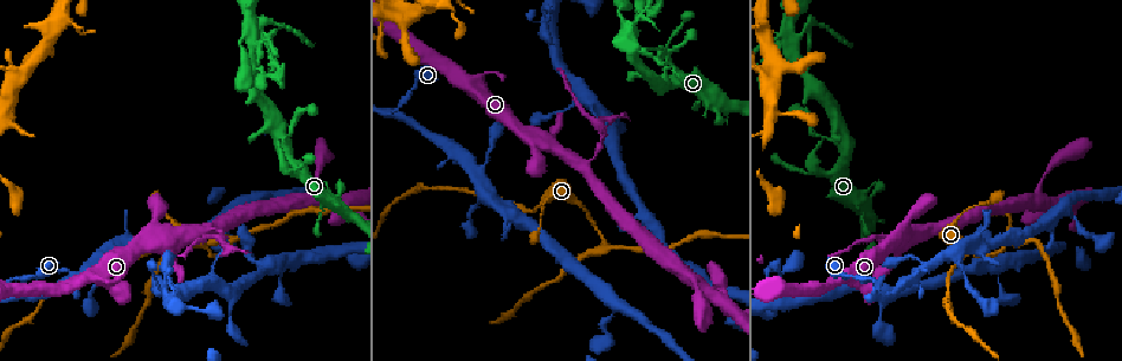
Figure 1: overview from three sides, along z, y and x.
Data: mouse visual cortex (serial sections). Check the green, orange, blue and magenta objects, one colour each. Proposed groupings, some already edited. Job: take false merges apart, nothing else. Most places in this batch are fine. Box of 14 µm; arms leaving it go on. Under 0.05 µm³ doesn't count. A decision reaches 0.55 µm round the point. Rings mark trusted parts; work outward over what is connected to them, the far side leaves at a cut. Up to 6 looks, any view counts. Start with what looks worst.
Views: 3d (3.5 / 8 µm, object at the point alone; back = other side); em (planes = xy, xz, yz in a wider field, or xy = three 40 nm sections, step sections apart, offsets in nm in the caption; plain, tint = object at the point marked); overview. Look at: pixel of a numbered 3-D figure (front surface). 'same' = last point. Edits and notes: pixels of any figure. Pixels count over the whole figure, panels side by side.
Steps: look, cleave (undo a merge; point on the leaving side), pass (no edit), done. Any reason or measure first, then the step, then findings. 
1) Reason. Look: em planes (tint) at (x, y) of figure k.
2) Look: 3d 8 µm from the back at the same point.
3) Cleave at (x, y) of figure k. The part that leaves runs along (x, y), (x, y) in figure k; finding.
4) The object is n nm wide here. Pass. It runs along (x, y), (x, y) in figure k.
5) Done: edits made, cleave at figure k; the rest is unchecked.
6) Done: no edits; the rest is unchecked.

Sharp bend. Look: 3d 8 µm at (266, 75) of figure 1.

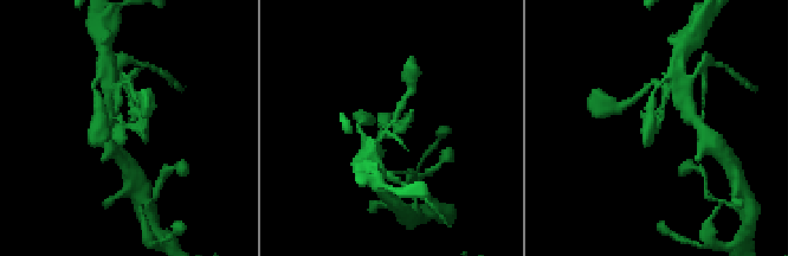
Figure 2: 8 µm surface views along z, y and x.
Shape alone is not enough. Look: em planes (tint) at (394, 123) of figure 2.

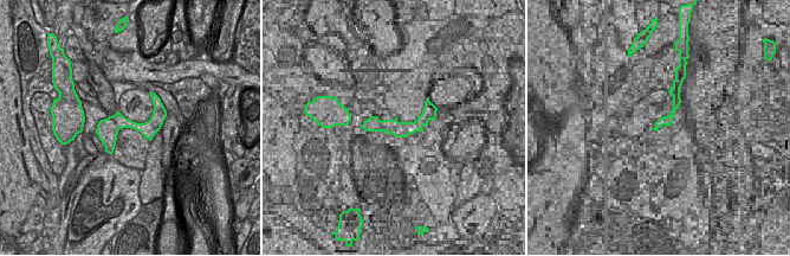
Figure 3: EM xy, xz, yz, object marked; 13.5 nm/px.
Pass. All the same cell.

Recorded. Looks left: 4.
Arms part here. Look: 3d 3.5 µm at (608, 248) of figure 1.

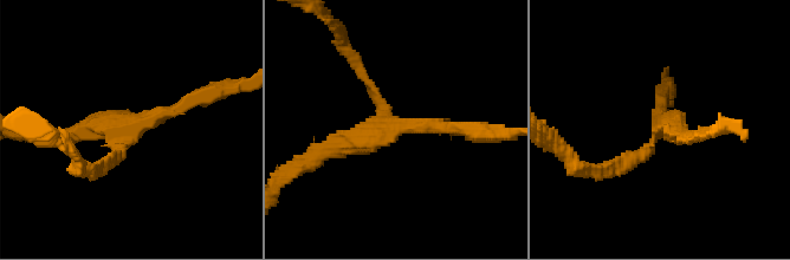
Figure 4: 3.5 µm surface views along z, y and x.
Look: em xy step 1 (tint) at (122, 132) of figure 4.

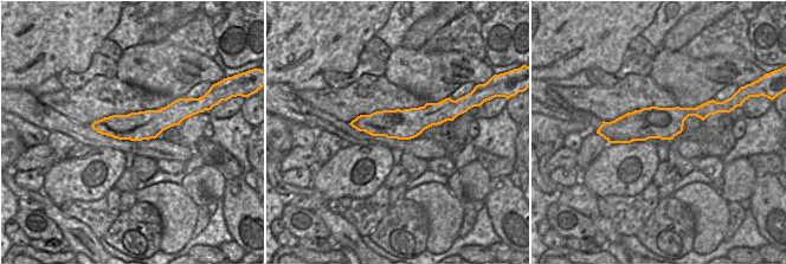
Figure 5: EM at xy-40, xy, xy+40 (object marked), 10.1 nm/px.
Look: em xy step 2 (tint) at the same point.

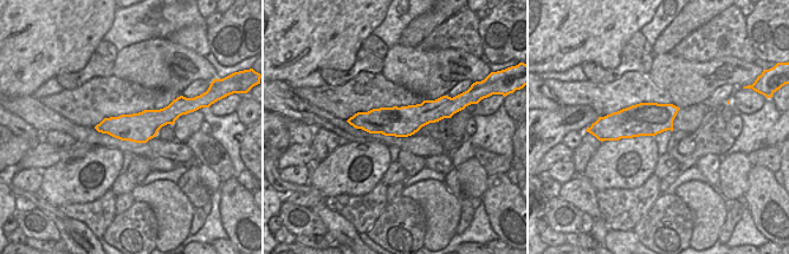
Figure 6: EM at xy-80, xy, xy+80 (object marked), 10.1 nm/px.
3 arms meet here; the arms are 150, 200, 250 nm wide. Pass. It runs along (358, 71), (388, 127), (318, 154) in figure 4; all the same cell.

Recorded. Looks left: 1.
Done: no edits; the rest is unchecked.

